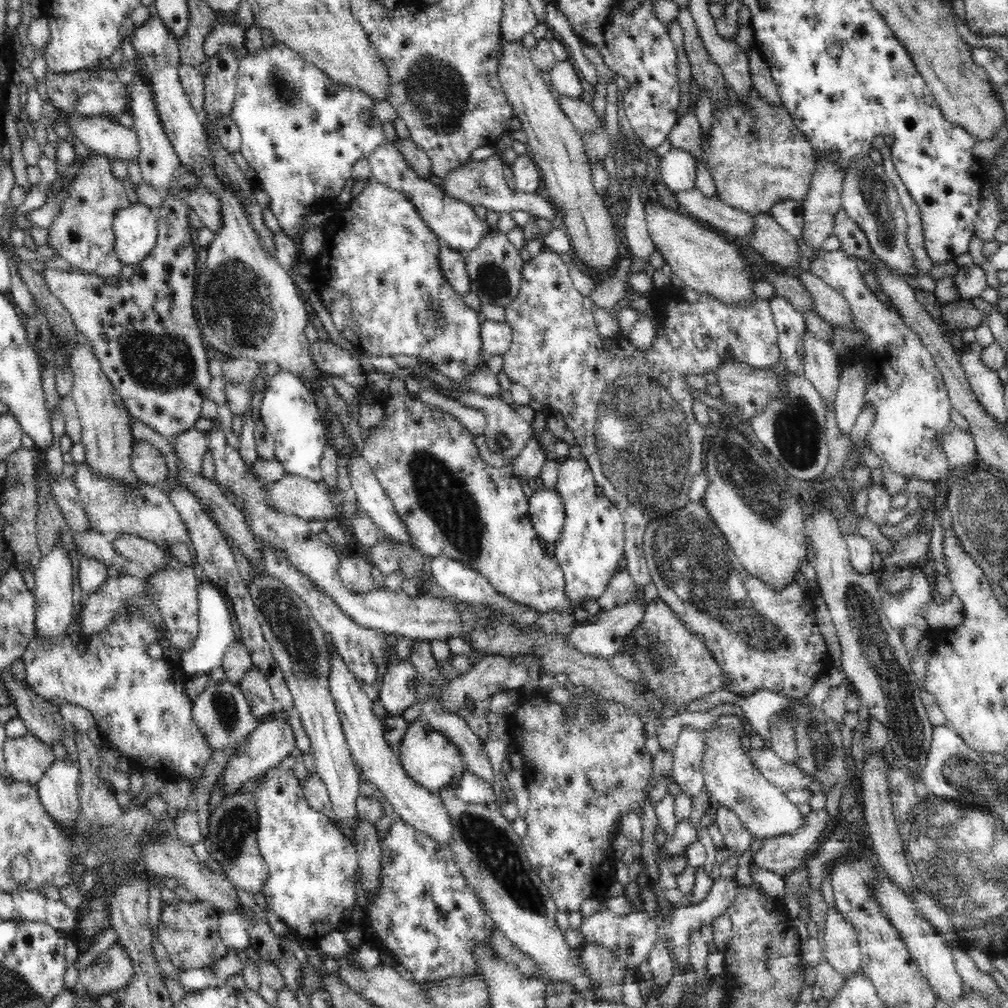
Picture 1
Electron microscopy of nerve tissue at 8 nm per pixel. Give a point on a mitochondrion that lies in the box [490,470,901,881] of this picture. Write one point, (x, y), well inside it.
(689, 560)

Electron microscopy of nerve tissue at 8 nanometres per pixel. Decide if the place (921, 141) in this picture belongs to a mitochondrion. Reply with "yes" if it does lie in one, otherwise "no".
no

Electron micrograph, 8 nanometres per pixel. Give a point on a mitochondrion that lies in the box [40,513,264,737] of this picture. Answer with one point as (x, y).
(225, 709)

